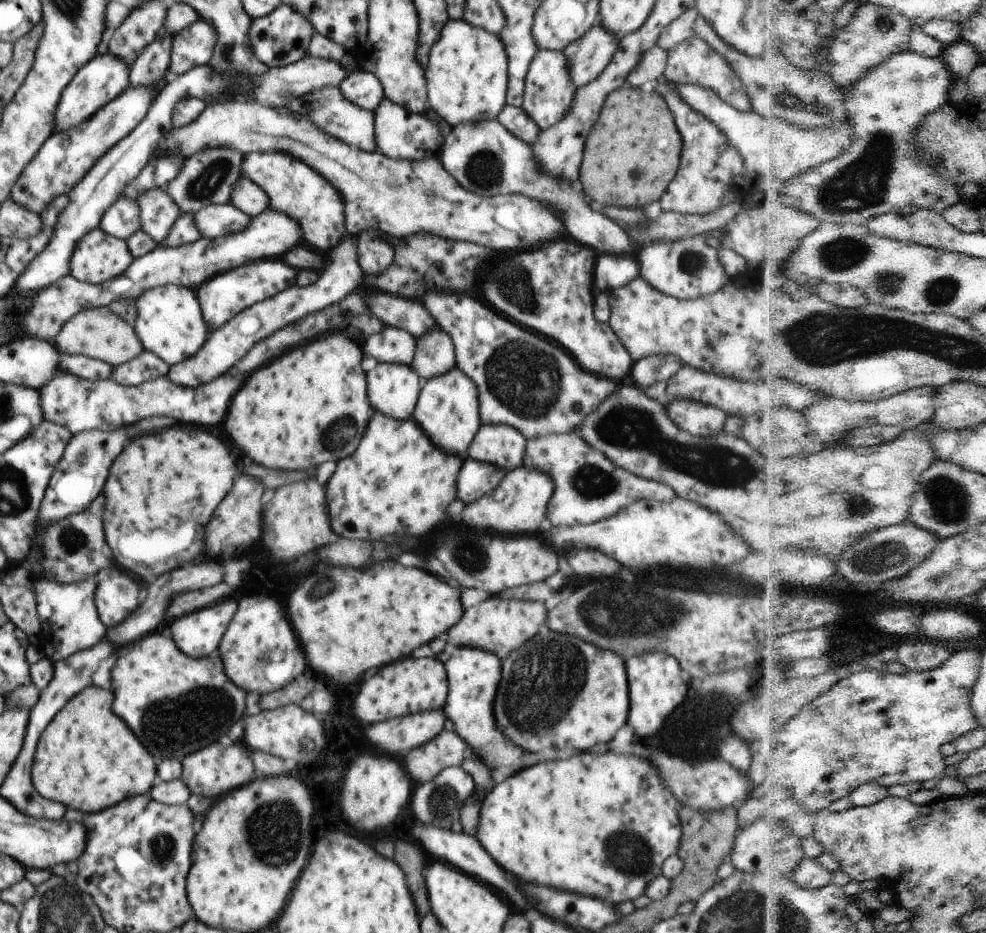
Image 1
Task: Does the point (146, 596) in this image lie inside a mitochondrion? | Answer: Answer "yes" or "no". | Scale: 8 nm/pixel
no

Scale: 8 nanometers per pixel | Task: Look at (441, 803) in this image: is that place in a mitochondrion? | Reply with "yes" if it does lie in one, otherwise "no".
yes

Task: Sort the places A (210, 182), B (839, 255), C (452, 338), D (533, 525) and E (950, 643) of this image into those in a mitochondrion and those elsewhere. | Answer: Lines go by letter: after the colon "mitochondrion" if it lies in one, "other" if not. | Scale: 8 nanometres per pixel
A: mitochondrion
B: mitochondrion
C: other
D: other
E: other

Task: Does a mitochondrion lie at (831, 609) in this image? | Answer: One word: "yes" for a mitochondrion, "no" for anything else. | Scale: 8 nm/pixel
no

